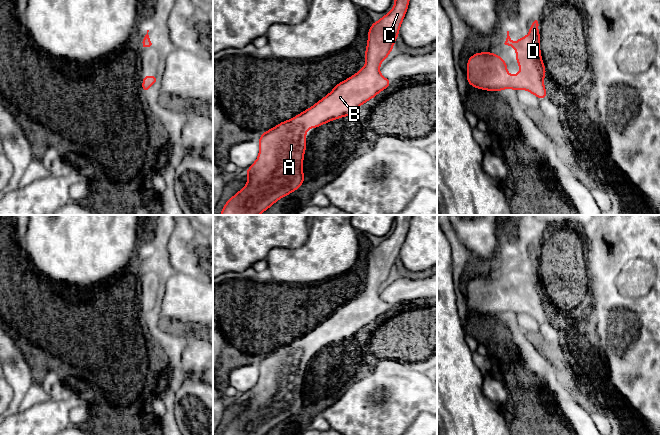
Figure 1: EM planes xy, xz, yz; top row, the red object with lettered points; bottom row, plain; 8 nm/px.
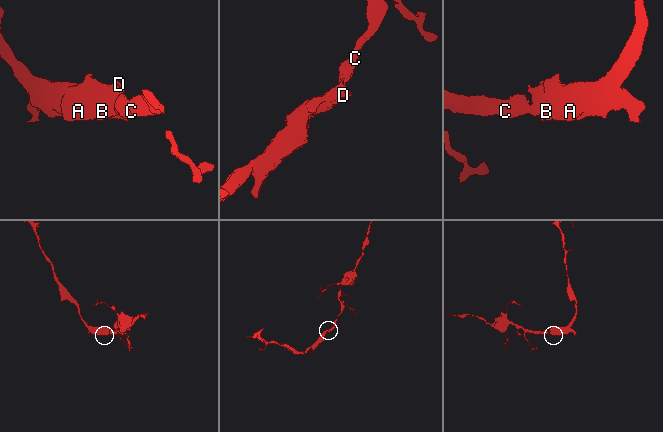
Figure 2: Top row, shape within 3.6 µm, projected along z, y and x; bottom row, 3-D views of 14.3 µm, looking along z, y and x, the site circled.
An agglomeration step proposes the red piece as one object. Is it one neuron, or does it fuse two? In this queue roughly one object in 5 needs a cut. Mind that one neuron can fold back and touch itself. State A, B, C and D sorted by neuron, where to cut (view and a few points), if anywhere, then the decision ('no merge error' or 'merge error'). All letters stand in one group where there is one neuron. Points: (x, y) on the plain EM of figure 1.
A B C D | no cut | no merge error

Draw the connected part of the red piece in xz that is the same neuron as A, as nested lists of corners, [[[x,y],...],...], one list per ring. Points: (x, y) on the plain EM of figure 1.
[[[396,215],[392,234],[379,245],[372,247],[368,255],[367,272],[364,278],[367,288],[358,297],[338,307],[327,320],[312,331],[262,357],[258,363],[259,380],[245,395],[249,403],[246,410],[226,426],[222,435],[266,435],[276,425],[294,416],[305,407],[303,381],[307,371],[307,353],[318,352],[329,345],[347,339],[353,341],[358,331],[392,308],[392,305],[380,298],[379,292],[395,269],[395,263],[399,259],[399,252],[407,236],[412,216]]]

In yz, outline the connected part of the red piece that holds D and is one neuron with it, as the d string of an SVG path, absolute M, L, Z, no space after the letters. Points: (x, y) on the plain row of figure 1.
M535 244L529 251L529 259L527 261L520 260L519 266L514 267L507 255L505 269L516 273L516 286L520 290L518 299L509 299L507 297L507 288L501 280L496 280L494 275L490 277L479 276L473 278L467 285L467 306L475 312L498 316L506 312L513 315L524 313L531 316L534 320L541 324L548 322L544 311L544 300L547 298L540 277L540 259L538 254L538 245Z

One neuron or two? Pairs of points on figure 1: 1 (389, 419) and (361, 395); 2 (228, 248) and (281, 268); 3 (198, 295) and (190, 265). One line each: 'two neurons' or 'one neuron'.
1: one neuron
2: two neurons
3: two neurons

